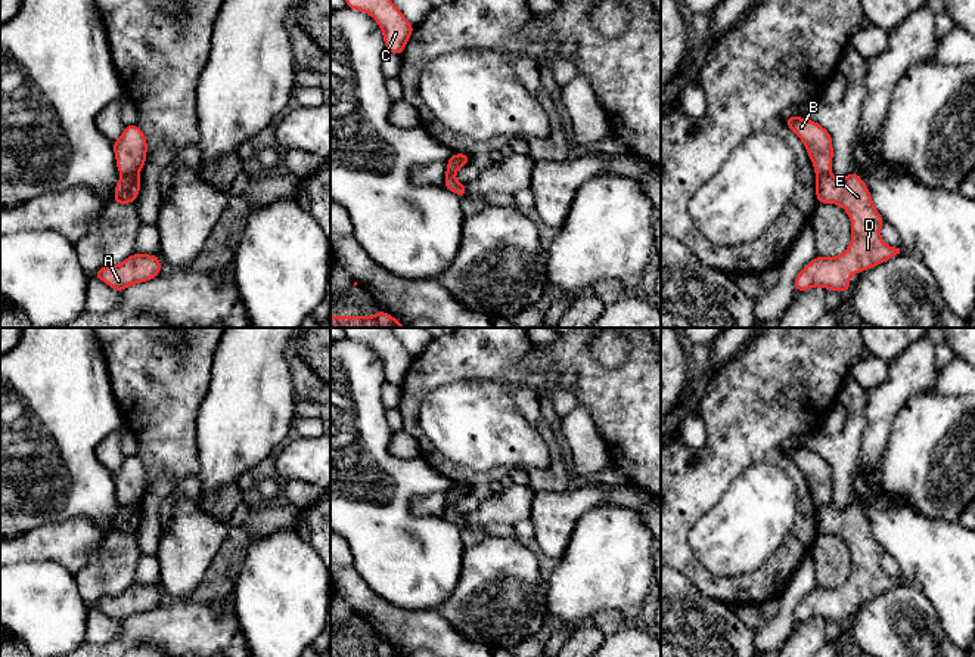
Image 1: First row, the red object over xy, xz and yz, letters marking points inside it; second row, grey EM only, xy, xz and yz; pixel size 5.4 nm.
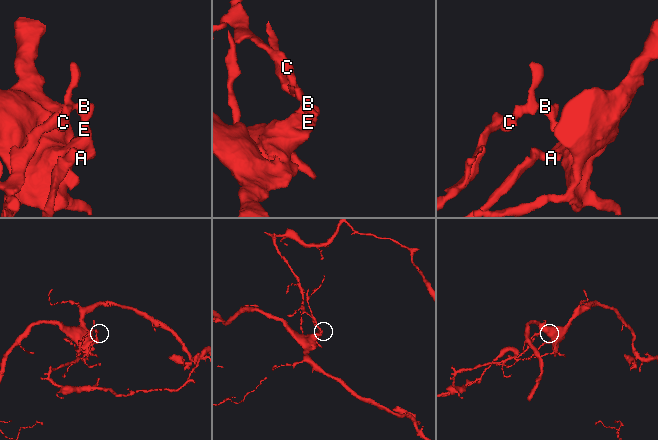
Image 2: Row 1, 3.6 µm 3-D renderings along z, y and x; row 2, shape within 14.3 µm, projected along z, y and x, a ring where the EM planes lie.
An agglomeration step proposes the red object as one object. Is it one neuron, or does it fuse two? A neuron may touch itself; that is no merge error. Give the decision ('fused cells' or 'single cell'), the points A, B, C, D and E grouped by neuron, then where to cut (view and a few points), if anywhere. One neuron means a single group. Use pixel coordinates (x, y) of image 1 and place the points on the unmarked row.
fused cells | A D E / B C | xy (137, 504), (121, 507)

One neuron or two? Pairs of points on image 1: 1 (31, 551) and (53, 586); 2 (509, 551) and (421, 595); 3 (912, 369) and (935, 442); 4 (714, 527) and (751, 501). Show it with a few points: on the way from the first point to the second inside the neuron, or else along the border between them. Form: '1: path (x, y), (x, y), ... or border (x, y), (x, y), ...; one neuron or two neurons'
1: border (15, 561), (55, 560), (70, 573); two neurons
2: border (465, 548), (460, 578), (452, 594), (441, 604); two neurons
3: border (932, 387), (915, 394), (896, 420); two neurons
4: path (723, 527), (742, 510); one neuron

